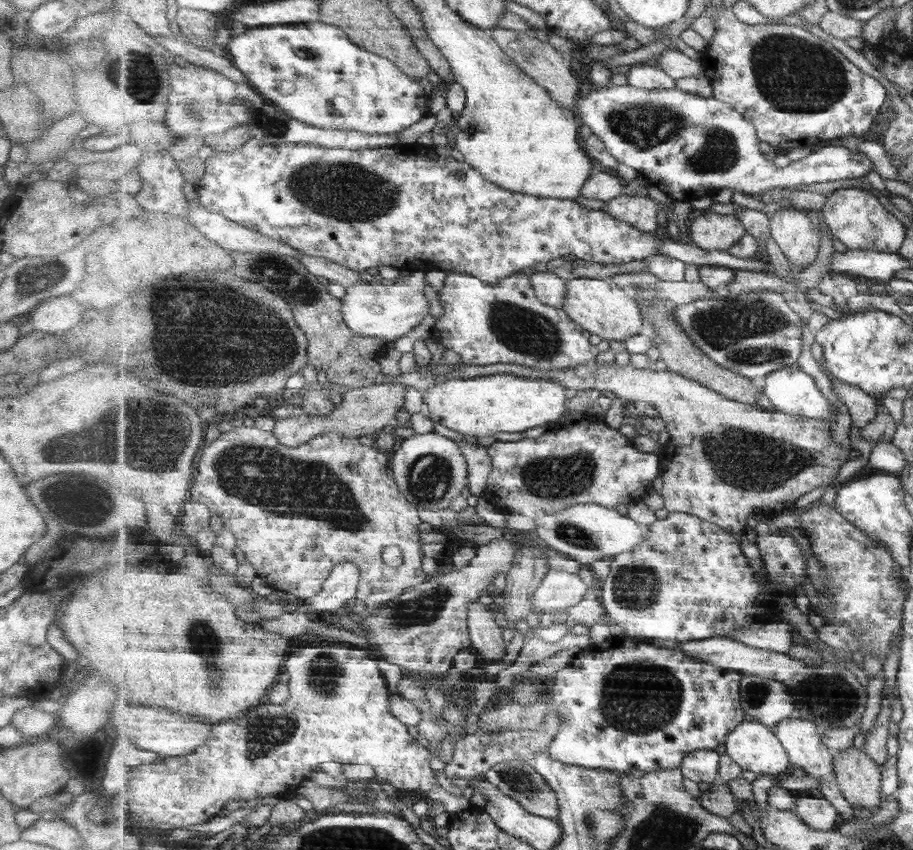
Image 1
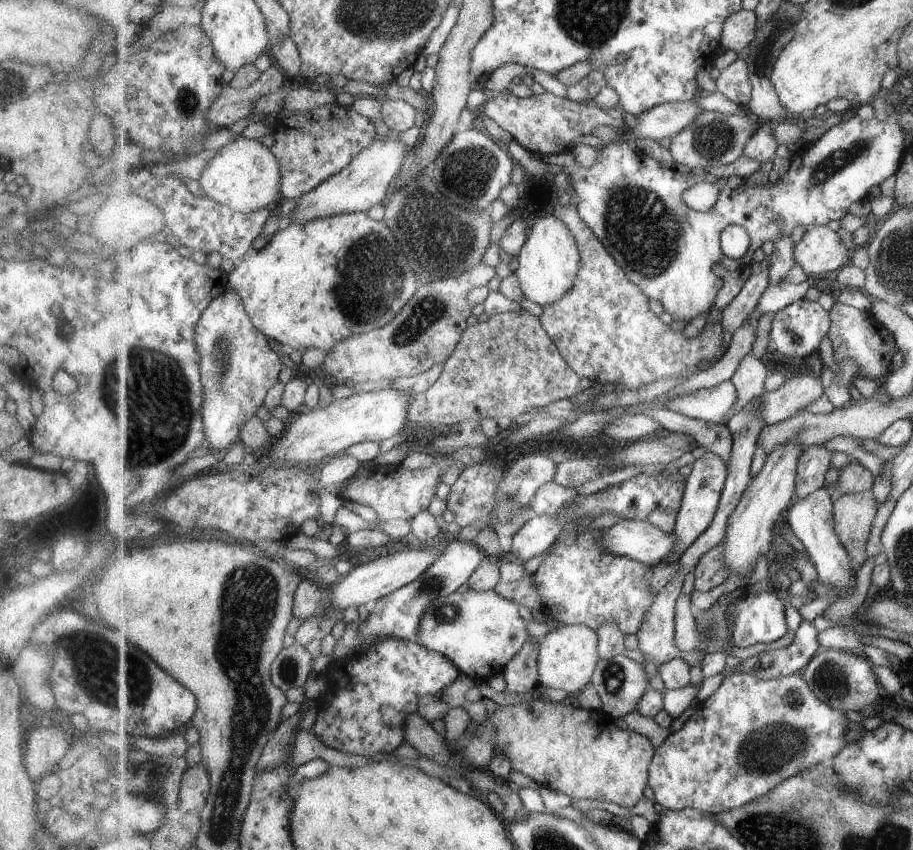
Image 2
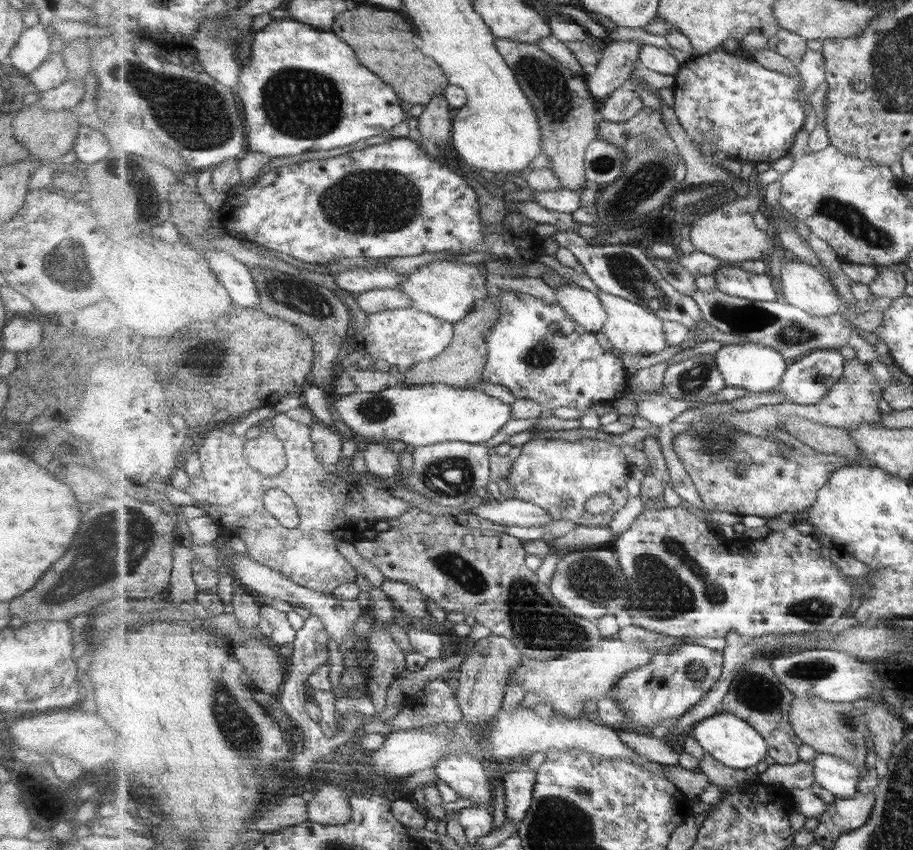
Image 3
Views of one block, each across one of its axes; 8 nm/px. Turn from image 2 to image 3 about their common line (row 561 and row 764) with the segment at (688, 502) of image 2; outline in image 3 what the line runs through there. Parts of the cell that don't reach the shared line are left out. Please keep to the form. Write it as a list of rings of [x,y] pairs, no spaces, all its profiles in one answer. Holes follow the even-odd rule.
[[[619,727],[619,735],[631,749],[635,749],[639,755],[647,759],[664,765],[679,764],[680,749],[673,744],[668,744],[666,740],[659,740],[647,734],[638,734],[635,731],[626,730],[625,727]]]

